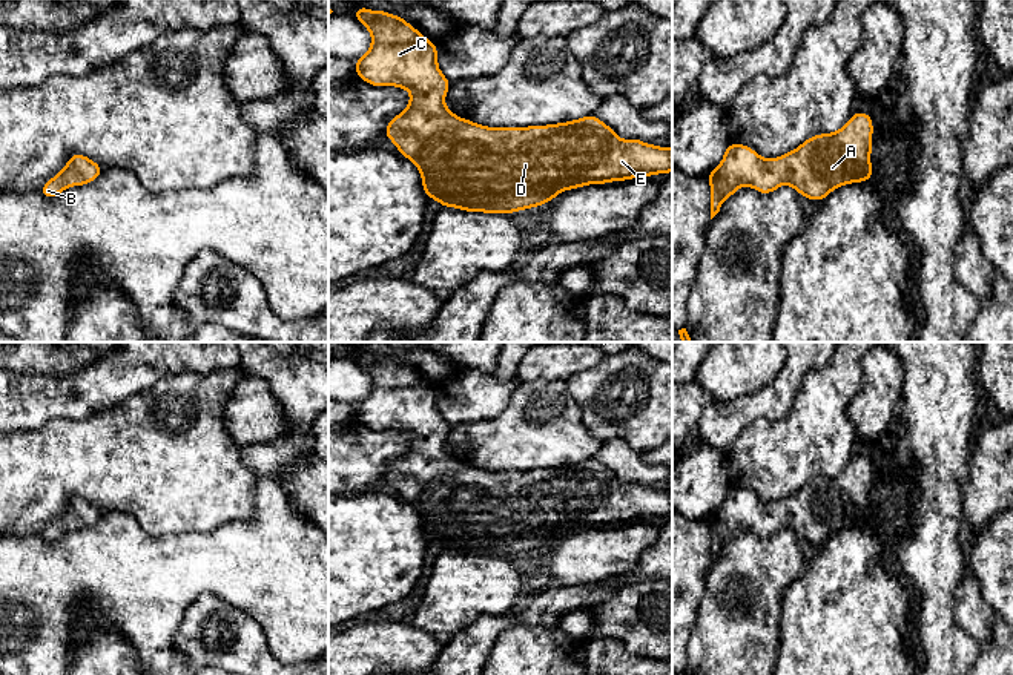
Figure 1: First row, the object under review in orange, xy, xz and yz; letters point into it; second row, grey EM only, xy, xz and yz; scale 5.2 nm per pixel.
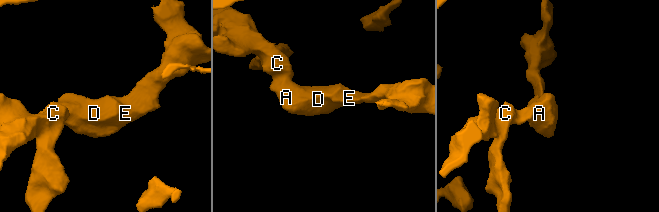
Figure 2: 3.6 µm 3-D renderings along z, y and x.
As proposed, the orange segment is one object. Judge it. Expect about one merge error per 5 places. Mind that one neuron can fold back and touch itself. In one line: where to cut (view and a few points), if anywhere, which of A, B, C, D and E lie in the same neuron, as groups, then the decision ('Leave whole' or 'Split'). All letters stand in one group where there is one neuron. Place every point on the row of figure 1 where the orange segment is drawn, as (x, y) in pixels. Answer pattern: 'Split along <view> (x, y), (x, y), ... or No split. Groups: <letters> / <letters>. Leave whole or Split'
No split. Groups: A B C D E. Leave whole

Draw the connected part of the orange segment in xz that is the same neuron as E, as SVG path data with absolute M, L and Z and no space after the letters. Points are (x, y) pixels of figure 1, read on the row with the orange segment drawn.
M358 6L353 17L371 34L371 48L355 61L355 74L375 87L394 86L411 94L407 109L388 121L384 137L391 140L399 153L417 167L425 196L436 199L444 207L511 215L517 210L545 206L563 190L672 172L672 147L648 144L637 138L620 140L594 114L568 123L526 127L487 127L459 118L444 104L451 81L444 77L437 66L434 41L425 38L401 15L387 14L382 8L373 12L365 6Z

